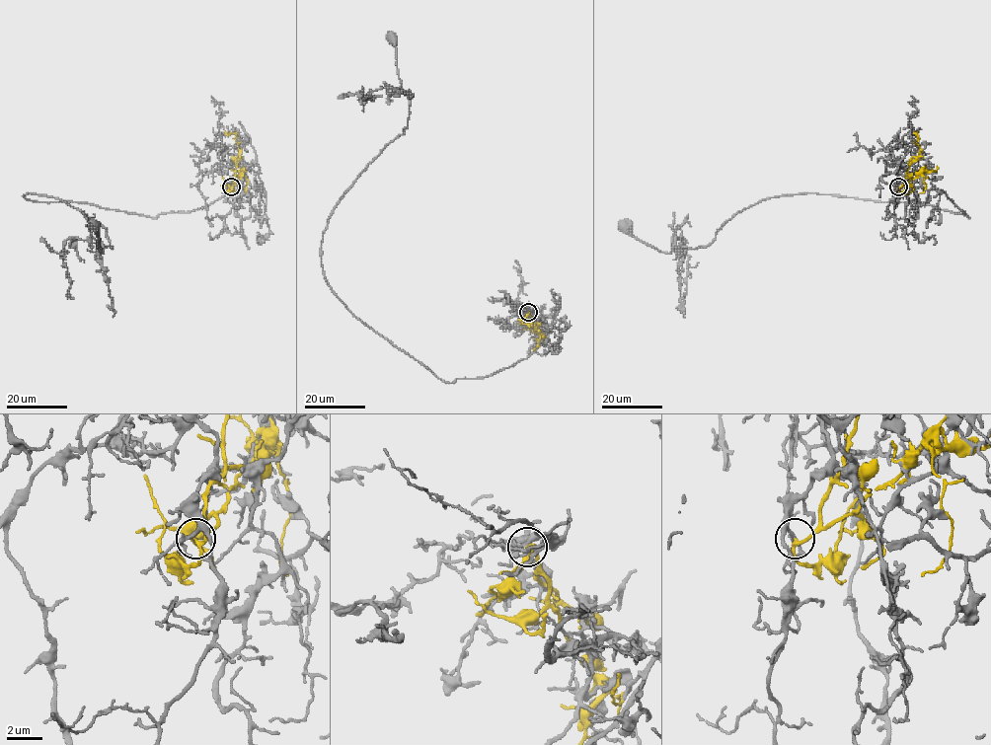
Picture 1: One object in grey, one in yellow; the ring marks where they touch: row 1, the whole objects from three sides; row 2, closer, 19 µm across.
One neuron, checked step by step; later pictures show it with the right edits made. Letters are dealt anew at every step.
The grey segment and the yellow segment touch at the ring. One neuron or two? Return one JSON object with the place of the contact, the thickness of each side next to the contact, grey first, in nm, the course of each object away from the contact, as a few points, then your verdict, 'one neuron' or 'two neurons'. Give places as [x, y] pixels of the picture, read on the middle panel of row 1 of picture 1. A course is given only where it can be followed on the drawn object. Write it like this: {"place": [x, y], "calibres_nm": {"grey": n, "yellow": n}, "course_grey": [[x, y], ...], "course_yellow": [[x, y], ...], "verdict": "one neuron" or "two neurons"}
{"place": [528, 312], "calibres_nm": {"grey": 200, "yellow": 200}, "course_grey": [[528, 311], [548, 334], [532, 353], [447, 383], [326, 279], [334, 207], [407, 125], [393, 37]], "course_yellow": [[528, 311], [537, 334], [532, 329], [522, 331]], "verdict": "two neurons"}

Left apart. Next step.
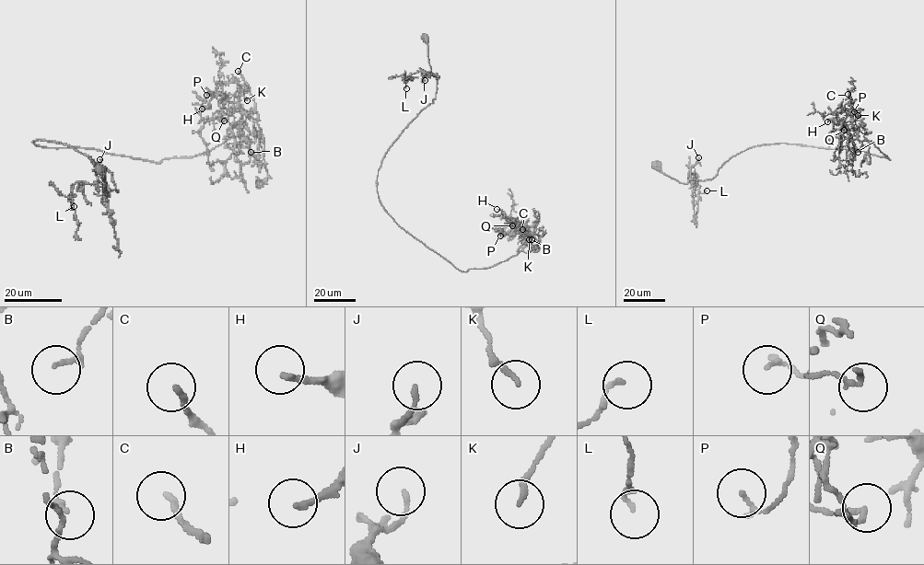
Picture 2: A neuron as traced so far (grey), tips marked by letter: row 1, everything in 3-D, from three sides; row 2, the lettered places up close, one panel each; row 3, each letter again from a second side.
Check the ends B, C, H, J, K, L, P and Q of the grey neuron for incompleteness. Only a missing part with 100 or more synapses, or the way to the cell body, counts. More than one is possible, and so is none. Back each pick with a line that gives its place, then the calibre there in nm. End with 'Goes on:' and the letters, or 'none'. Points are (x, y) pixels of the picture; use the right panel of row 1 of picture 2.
C: (847, 94) | 200 nm
Goes on: C

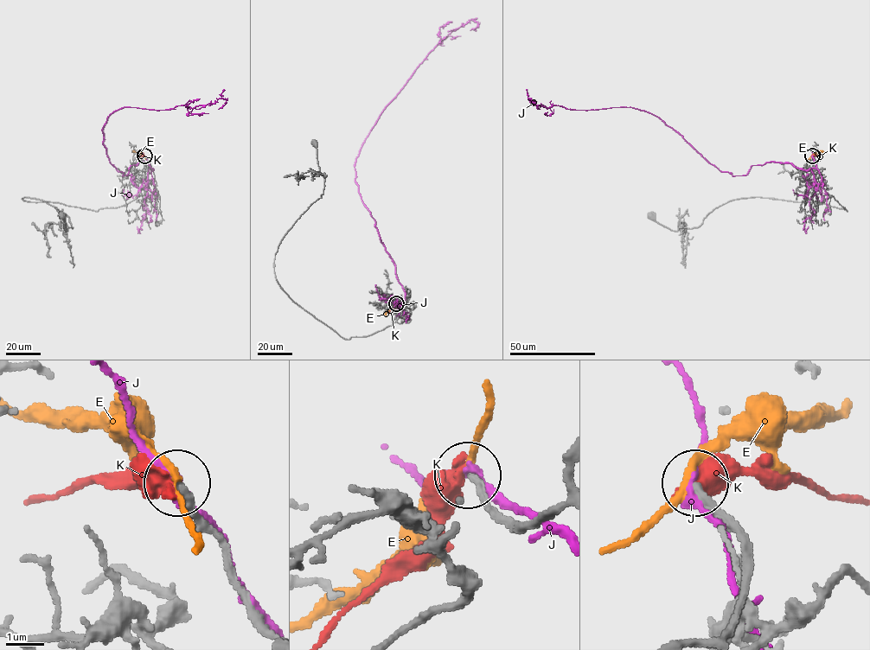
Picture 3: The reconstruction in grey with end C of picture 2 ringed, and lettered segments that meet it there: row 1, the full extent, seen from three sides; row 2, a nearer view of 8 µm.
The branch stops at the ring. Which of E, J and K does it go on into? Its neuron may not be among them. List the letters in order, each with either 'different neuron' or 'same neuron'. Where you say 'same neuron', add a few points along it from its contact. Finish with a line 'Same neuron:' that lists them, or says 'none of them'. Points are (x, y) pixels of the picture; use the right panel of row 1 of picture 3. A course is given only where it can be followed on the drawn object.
E: different neuron
J: different neuron
K: different neuron
Same neuron: none of them

